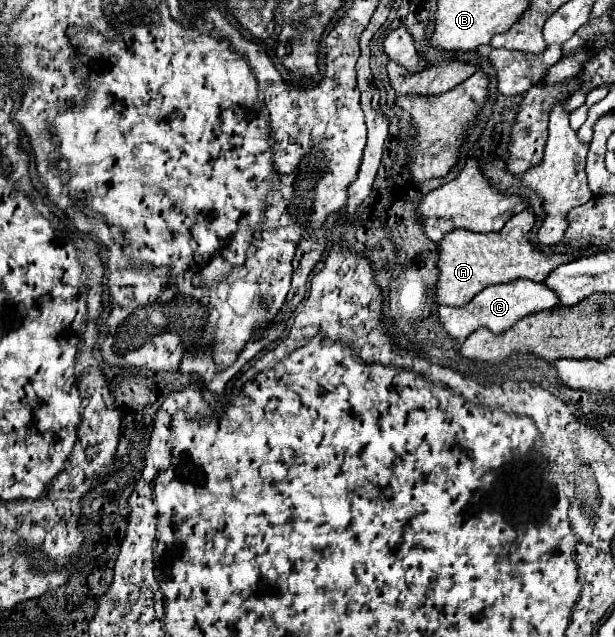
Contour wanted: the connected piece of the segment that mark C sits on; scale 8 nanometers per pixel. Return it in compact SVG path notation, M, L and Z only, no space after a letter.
M519 279L503 285L491 285L485 287L479 295L475 295L467 305L463 307L439 307L439 323L445 327L449 337L453 339L467 339L475 329L489 327L493 333L503 333L505 329L511 329L515 323L519 323L523 317L557 307L557 297L549 293L549 289L543 283L535 283L529 279Z

